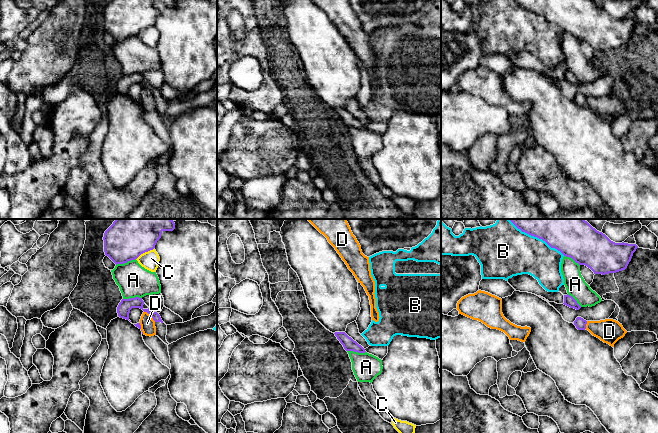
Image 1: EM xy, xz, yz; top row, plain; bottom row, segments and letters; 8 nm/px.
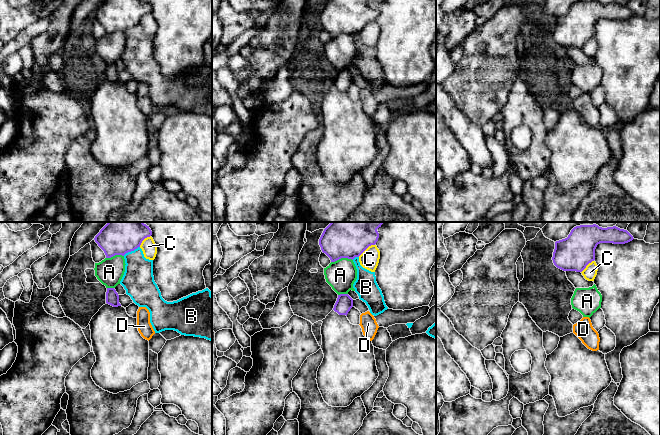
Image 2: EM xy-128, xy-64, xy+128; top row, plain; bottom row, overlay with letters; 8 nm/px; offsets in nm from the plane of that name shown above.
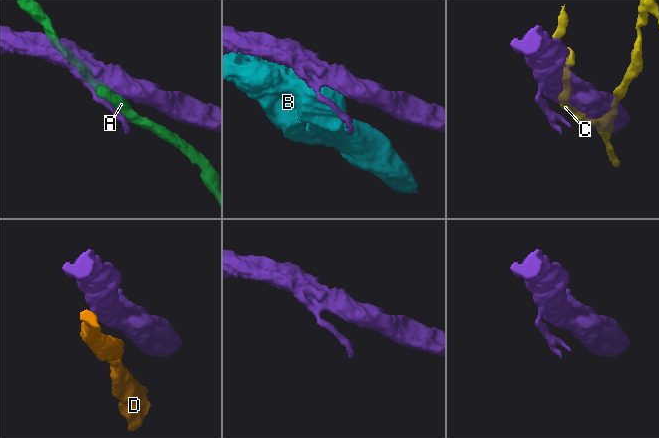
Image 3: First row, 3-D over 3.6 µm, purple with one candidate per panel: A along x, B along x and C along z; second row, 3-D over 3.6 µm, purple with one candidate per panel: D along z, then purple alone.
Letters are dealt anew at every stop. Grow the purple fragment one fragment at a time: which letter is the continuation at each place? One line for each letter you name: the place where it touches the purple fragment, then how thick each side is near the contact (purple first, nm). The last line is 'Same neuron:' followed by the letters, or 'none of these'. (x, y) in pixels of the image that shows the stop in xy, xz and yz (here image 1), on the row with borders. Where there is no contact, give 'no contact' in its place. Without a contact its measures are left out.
Same neuron: none of these

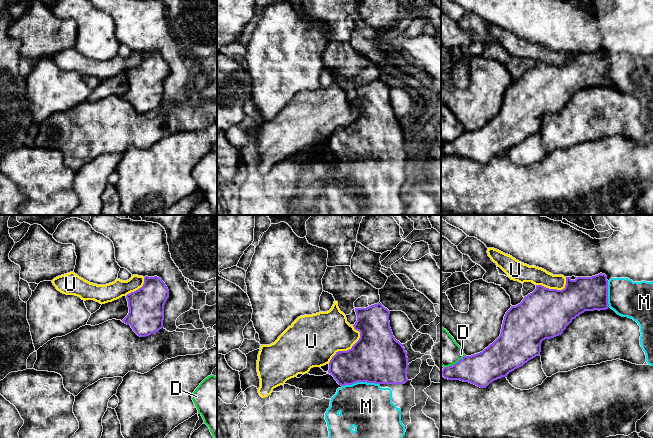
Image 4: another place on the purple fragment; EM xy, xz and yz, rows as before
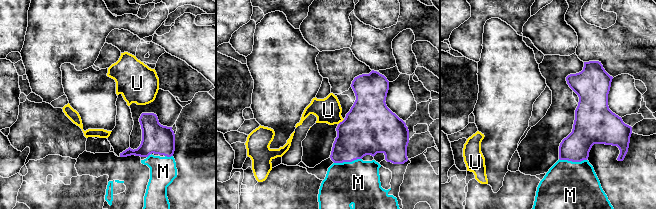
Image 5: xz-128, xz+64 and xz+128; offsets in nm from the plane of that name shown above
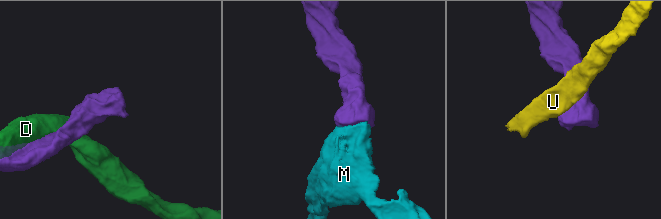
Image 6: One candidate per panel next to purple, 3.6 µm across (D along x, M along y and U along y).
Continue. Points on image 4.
M: contact xz (360, 381); calibres 420 and 380 nm
Same neuron: M

